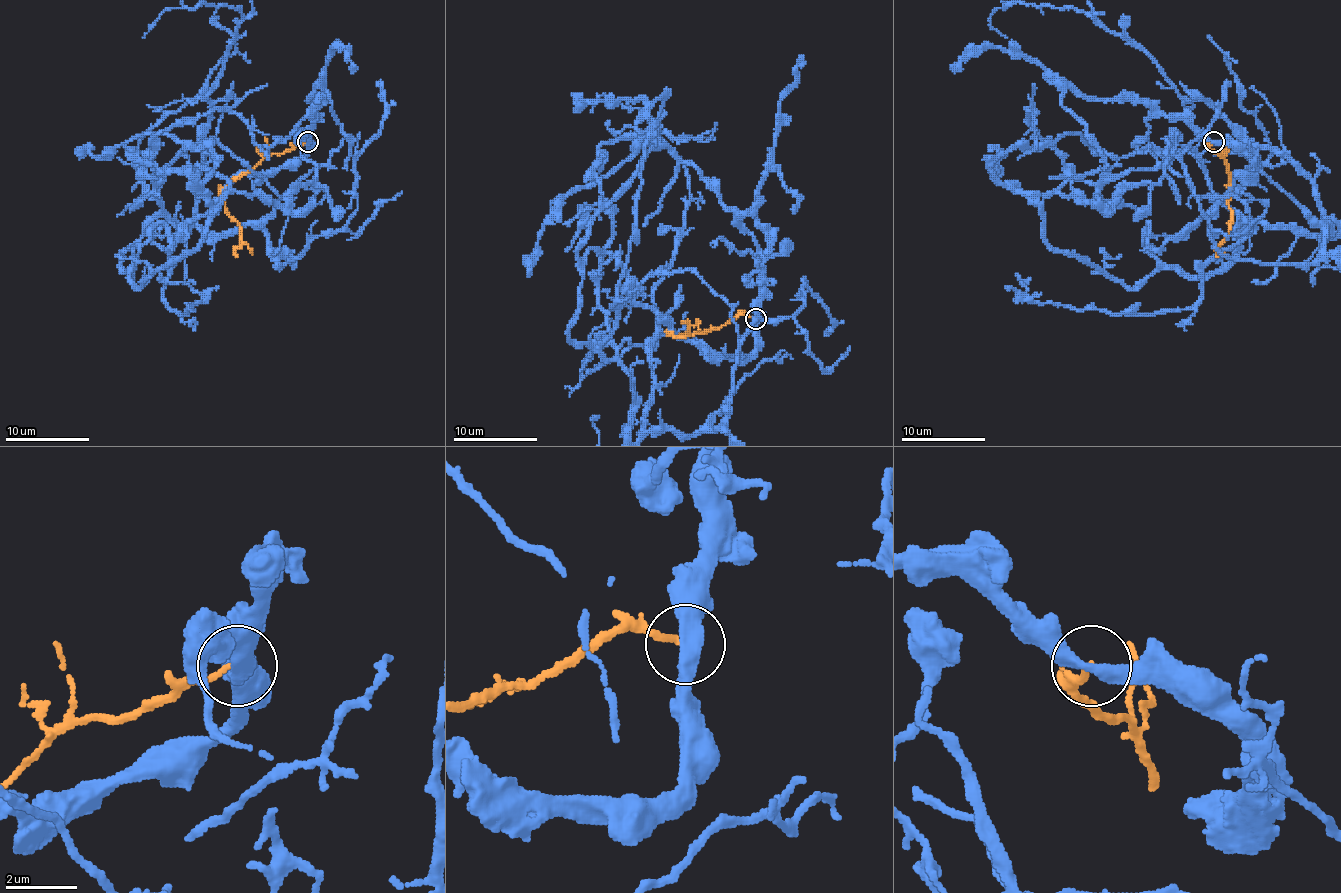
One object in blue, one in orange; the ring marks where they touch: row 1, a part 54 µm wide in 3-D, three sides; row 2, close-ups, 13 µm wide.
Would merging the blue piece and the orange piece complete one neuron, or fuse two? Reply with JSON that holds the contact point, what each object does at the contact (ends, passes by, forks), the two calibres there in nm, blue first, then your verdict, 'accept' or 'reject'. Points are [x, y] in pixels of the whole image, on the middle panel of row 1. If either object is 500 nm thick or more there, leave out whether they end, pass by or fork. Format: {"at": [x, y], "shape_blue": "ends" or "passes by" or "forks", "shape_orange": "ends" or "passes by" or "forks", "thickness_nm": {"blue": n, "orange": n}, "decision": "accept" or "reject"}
{"at": [755, 318], "shape_blue": "passes by", "shape_orange": "ends", "thickness_nm": {"blue": 400, "orange": 160}, "decision": "reject"}

